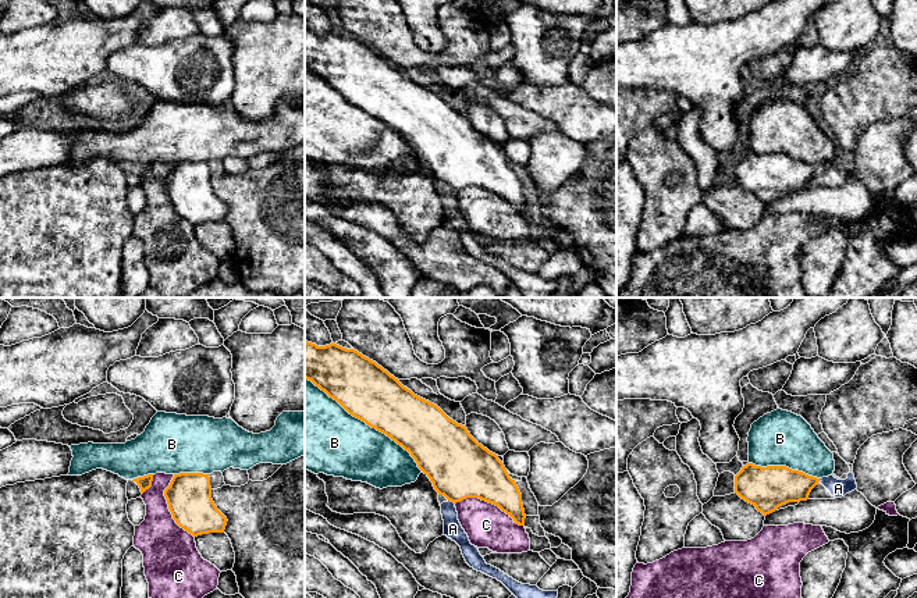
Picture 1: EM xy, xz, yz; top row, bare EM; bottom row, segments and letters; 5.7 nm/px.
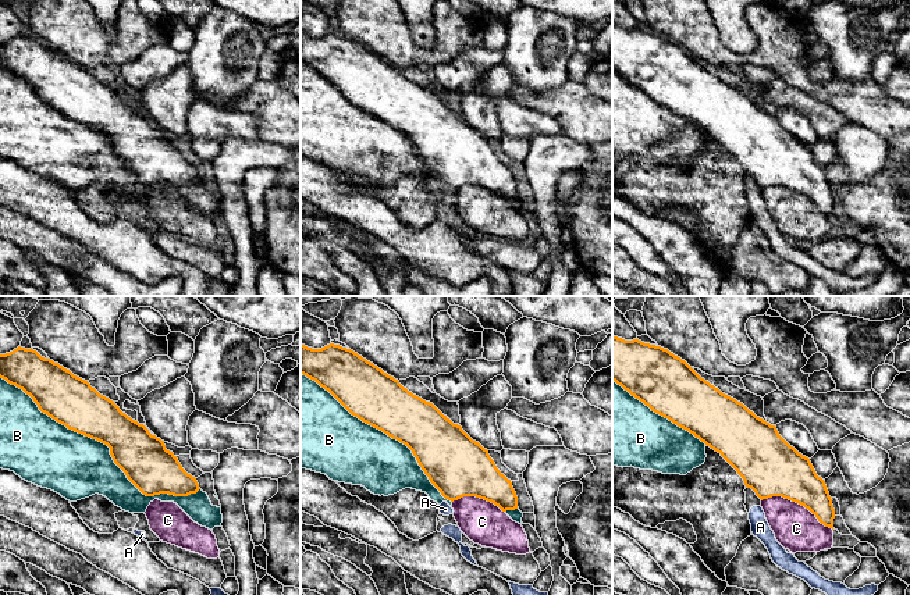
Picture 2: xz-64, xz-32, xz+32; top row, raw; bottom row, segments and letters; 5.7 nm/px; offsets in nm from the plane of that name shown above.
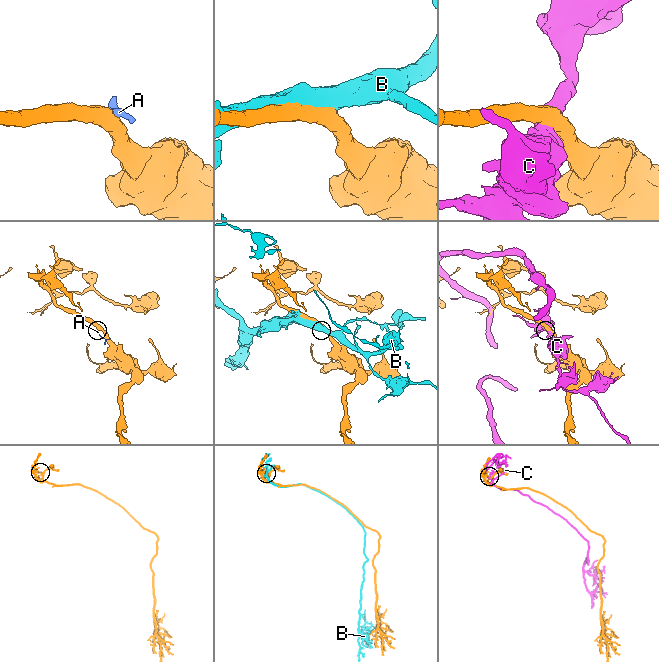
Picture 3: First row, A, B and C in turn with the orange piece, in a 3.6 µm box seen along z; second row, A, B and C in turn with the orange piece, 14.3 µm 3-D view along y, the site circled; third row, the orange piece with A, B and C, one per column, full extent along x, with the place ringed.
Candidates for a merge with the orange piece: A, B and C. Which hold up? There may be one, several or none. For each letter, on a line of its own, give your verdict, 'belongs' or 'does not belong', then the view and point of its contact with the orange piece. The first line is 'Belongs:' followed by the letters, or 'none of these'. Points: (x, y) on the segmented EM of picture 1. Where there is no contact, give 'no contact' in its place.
Belongs: none of these
A: does not belong; contact xz (451, 501)
B: does not belong; contact xz (366, 423)
C: does not belong; contact xz (490, 502)

